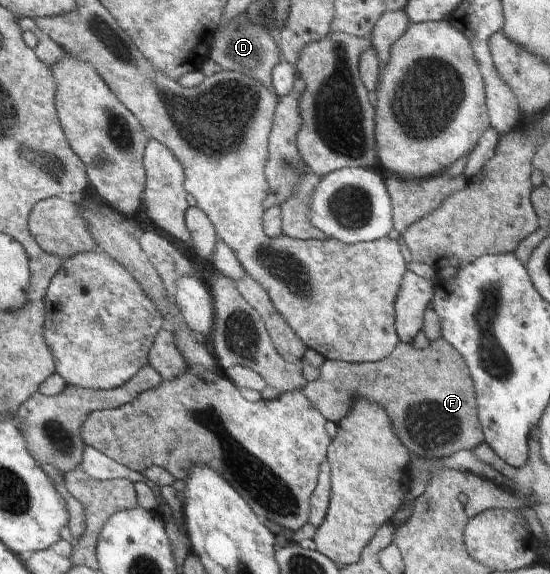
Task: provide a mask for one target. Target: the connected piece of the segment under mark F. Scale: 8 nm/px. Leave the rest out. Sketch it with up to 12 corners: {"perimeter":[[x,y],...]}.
{"perimeter":[[441,337],[375,363],[326,359],[301,392],[339,423],[387,412],[414,456],[484,443],[467,366]]}

